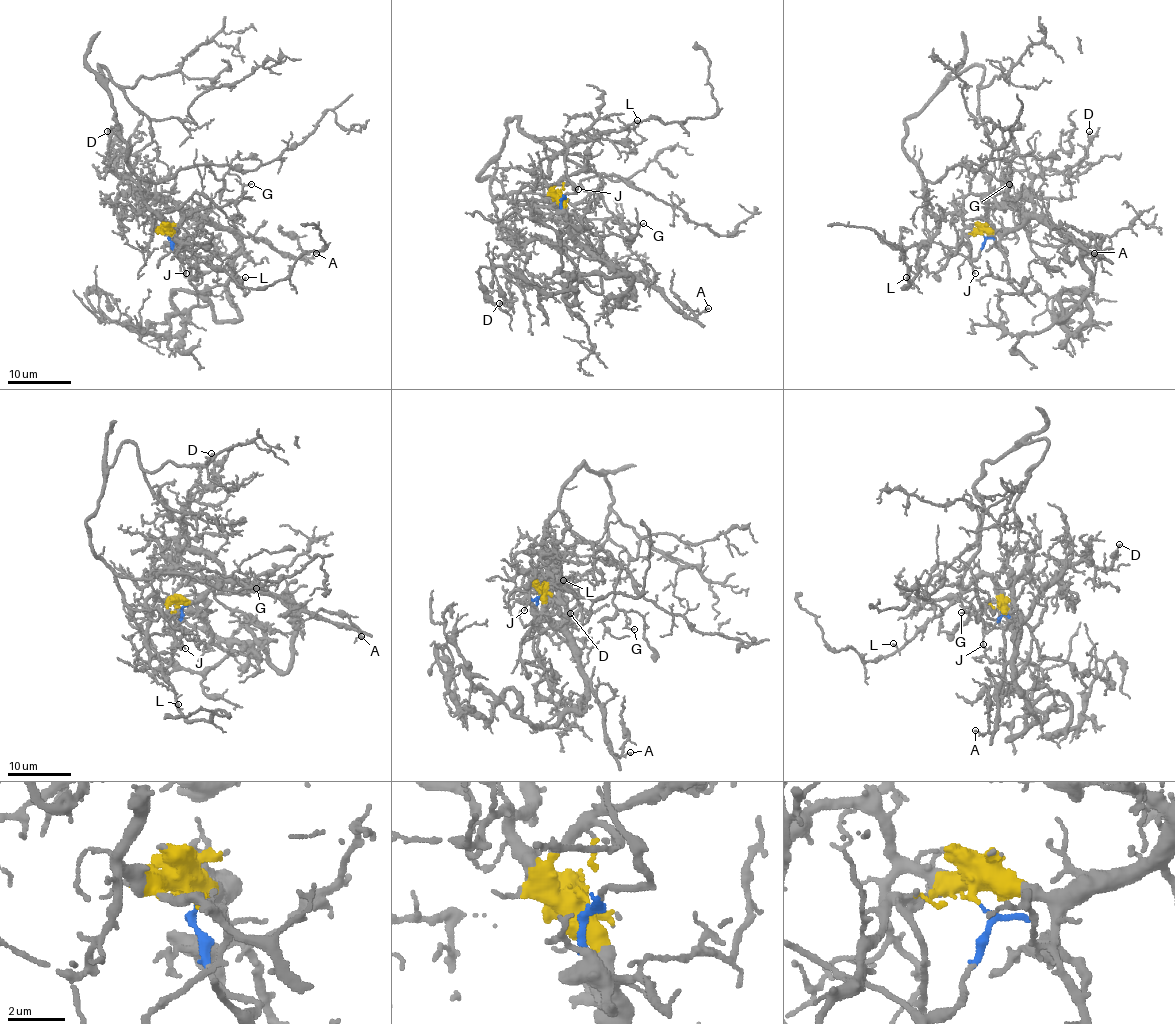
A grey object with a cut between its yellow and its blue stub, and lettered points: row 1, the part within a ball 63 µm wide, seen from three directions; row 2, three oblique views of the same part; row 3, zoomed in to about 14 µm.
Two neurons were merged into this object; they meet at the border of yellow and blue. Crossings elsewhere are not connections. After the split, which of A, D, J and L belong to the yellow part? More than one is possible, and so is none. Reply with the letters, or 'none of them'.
A, D

